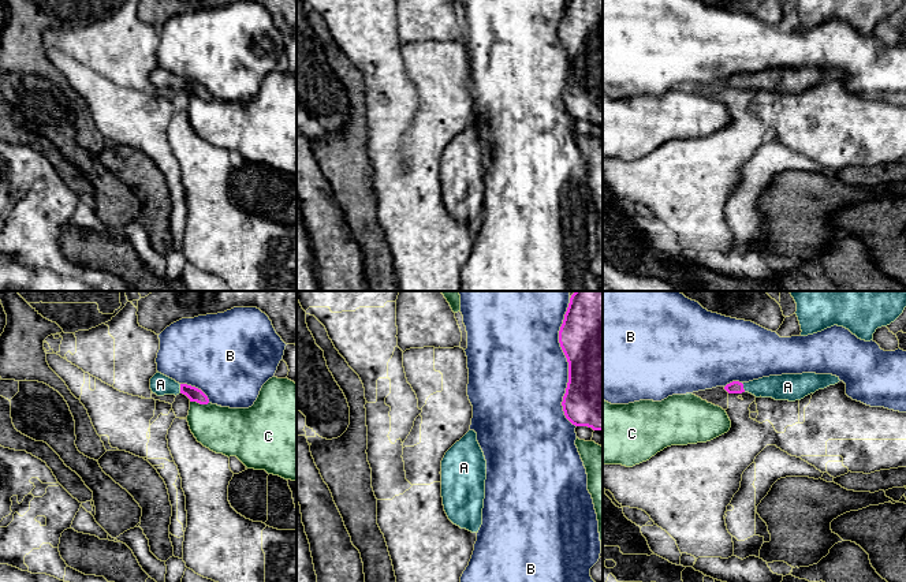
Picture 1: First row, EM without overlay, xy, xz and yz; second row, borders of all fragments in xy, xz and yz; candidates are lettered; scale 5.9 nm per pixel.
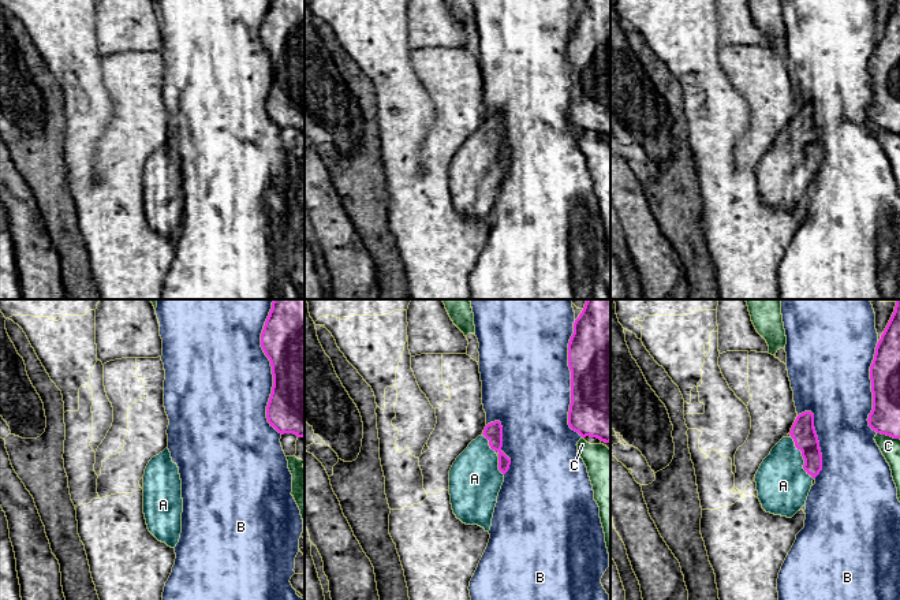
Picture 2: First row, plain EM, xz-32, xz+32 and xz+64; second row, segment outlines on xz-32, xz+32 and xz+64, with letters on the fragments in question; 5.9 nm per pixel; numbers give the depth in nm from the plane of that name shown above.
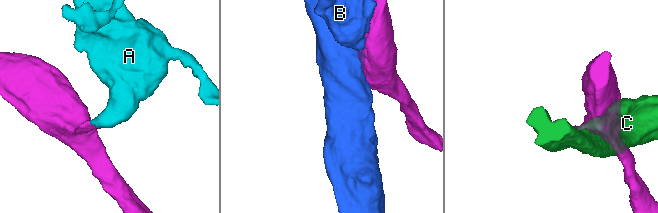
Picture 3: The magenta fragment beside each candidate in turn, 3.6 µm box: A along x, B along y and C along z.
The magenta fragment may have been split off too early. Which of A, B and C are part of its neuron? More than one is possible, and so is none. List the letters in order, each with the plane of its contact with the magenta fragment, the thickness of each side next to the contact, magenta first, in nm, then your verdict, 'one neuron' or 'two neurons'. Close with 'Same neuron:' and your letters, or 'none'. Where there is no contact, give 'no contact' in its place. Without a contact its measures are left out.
A: xy | 80/120 nm | one neuron
B: xz | 440/480 nm | two neurons
C: xy | 80/280 nm | two neurons
Same neuron: A

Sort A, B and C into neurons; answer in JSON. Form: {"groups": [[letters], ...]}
{"groups": [["A"], ["B"], ["C"]]}

